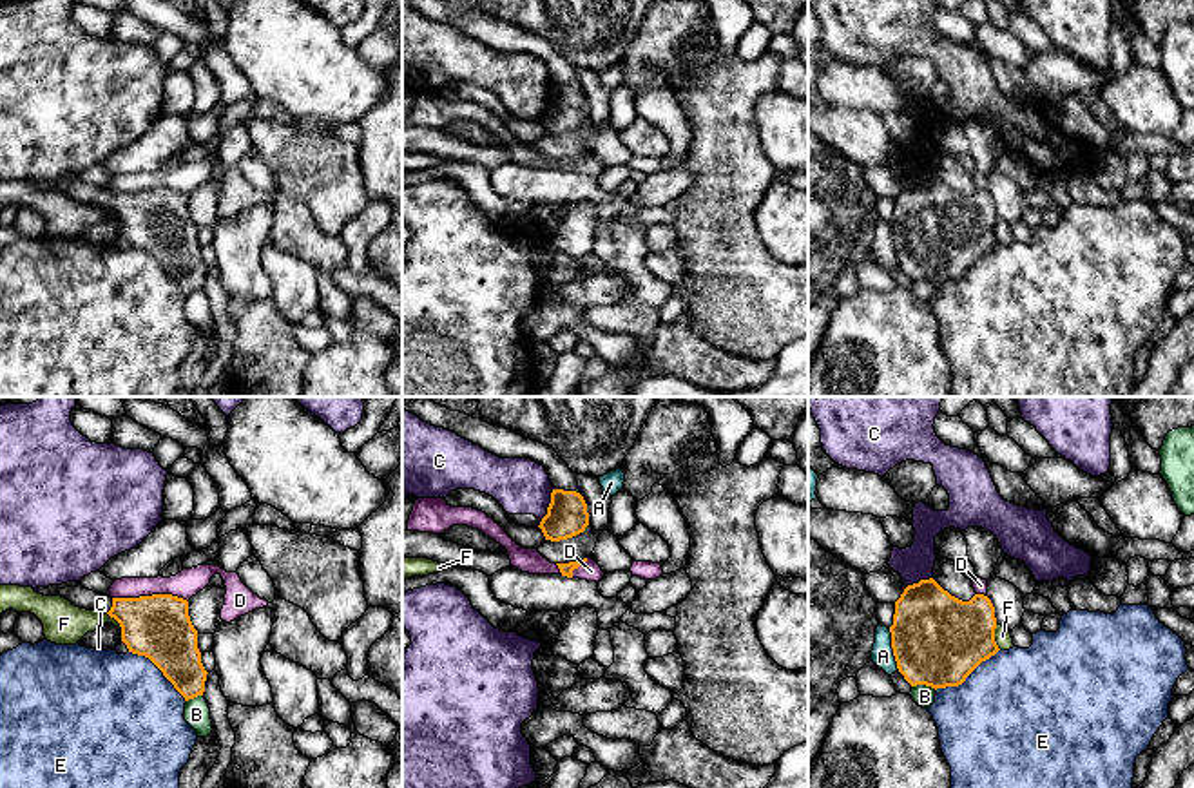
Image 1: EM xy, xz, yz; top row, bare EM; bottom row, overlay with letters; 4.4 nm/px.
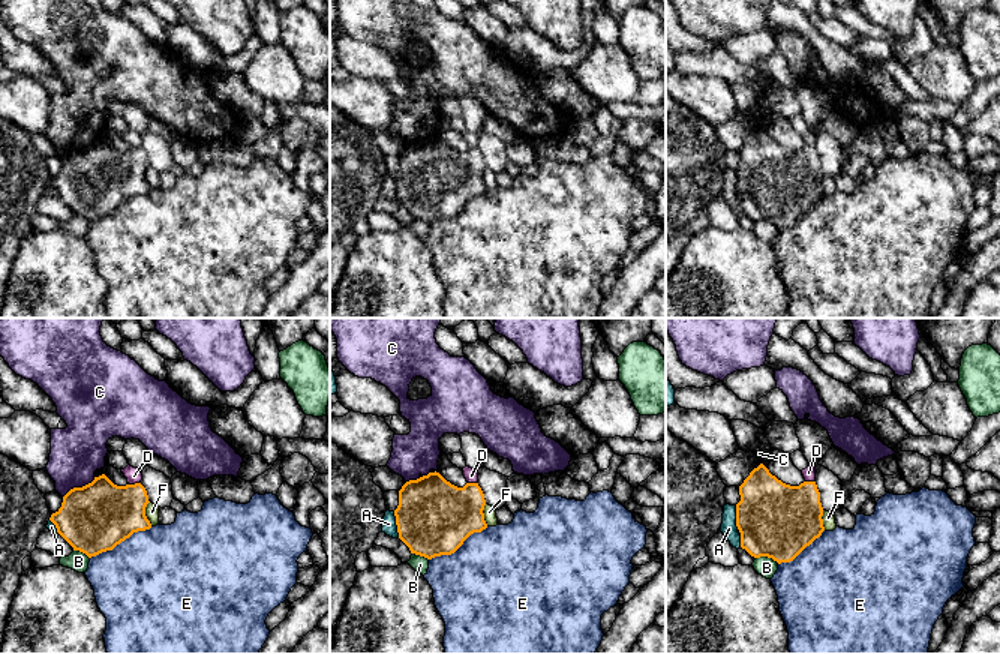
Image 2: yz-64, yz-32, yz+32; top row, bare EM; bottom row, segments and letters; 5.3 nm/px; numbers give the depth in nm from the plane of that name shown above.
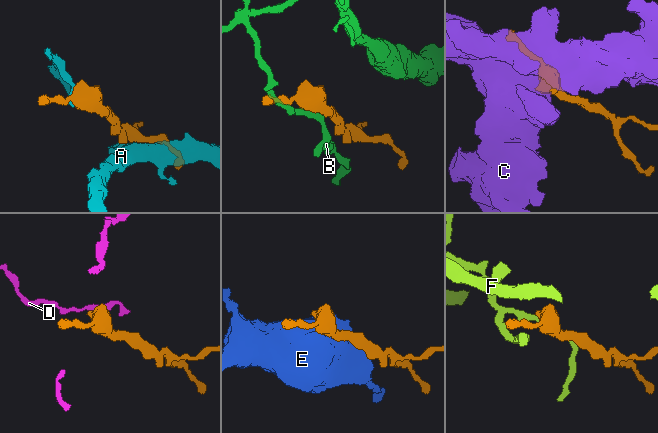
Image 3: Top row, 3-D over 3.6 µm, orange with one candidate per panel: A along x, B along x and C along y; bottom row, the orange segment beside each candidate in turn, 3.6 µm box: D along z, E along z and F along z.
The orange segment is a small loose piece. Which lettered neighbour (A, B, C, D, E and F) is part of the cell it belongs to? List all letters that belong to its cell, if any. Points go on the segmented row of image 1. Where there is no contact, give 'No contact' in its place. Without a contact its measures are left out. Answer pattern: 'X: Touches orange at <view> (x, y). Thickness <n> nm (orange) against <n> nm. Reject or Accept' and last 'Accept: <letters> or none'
A: Touches orange at yz (894, 651). Thickness 400 nm (orange) against 100 nm. Reject
B: Touches orange at yz (924, 683). Thickness 400 nm (orange) against 100 nm. Reject
C: Touches orange at xz (549, 504). Thickness 180 nm (orange) against 240 nm. Reject
D: Touches orange at xy (151, 596). Thickness 280 nm (orange) against 120 nm. Reject
E: Touches orange at yz (966, 676). Thickness 400 nm (orange) against 500 nm. Reject
F: Touches orange at yz (993, 636). Thickness 400 nm (orange) against 80 nm. Reject
Accept: none

